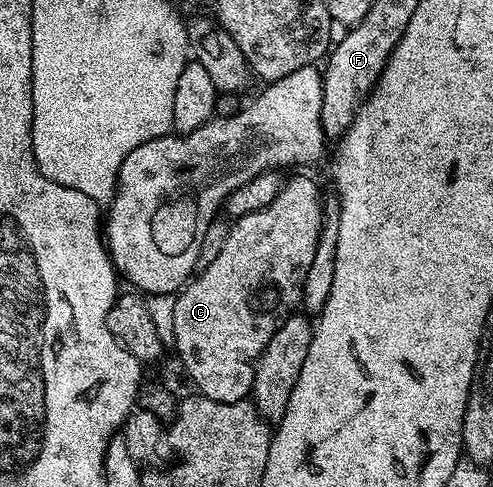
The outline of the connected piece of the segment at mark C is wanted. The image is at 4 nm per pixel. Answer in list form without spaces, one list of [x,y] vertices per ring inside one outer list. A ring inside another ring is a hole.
[[[292,177],[289,181],[287,178],[281,184],[274,203],[231,222],[228,238],[218,259],[203,266],[175,294],[174,351],[180,355],[180,361],[189,379],[196,384],[199,396],[209,397],[218,403],[234,403],[245,400],[251,394],[256,362],[260,360],[266,343],[270,343],[274,331],[278,331],[301,304],[306,271],[310,271],[314,251],[318,251],[324,202],[319,187],[310,178]]]

